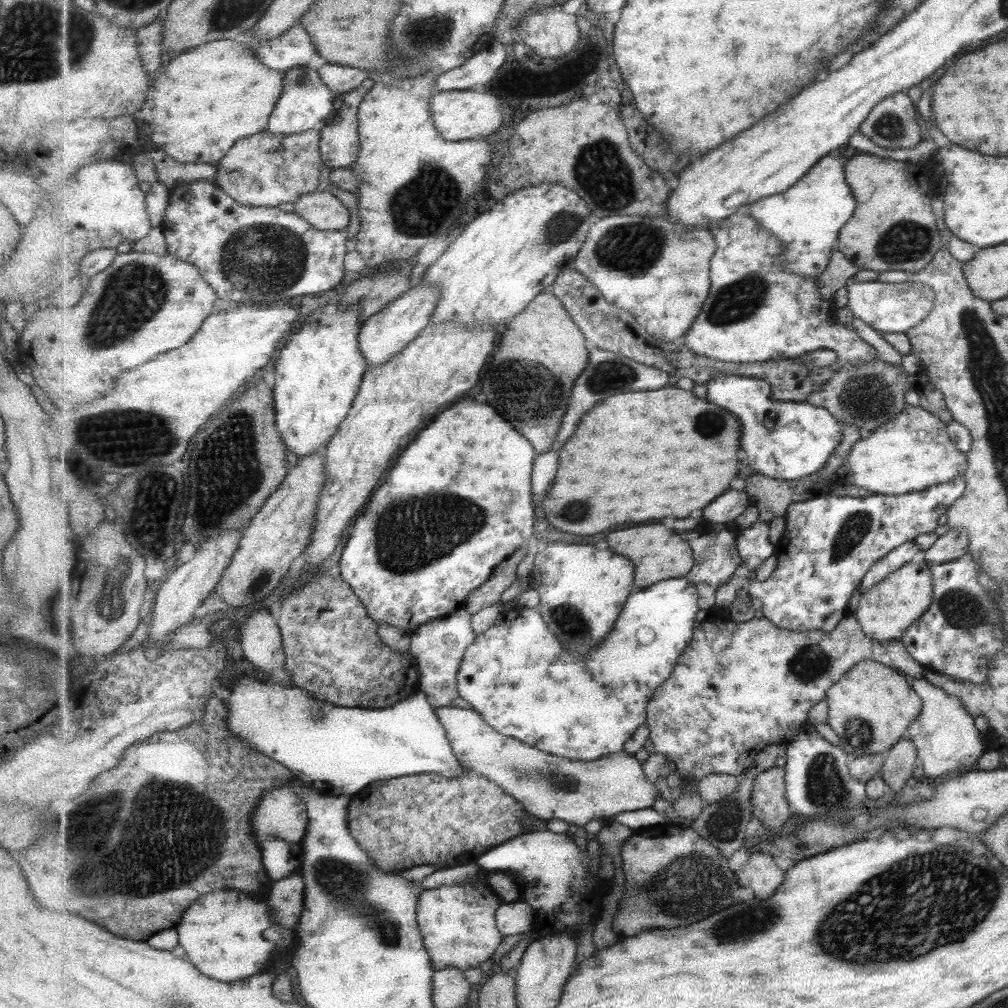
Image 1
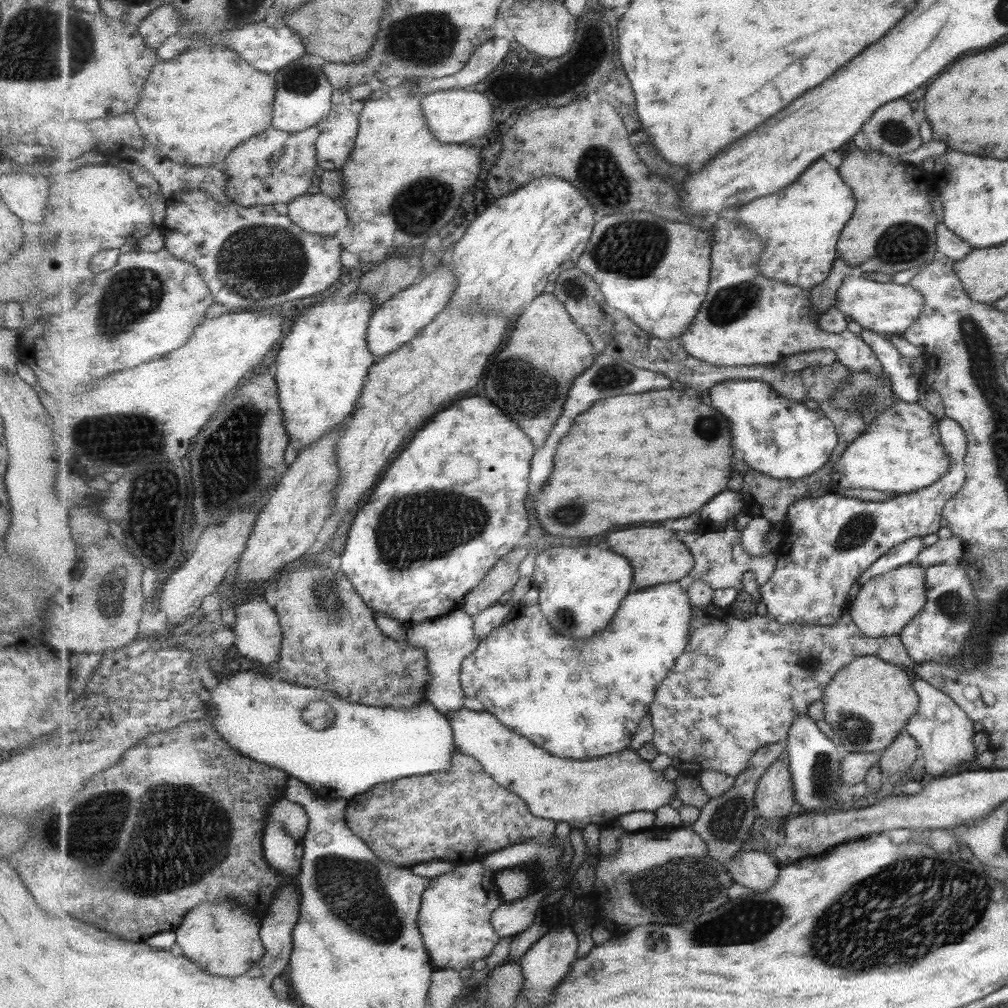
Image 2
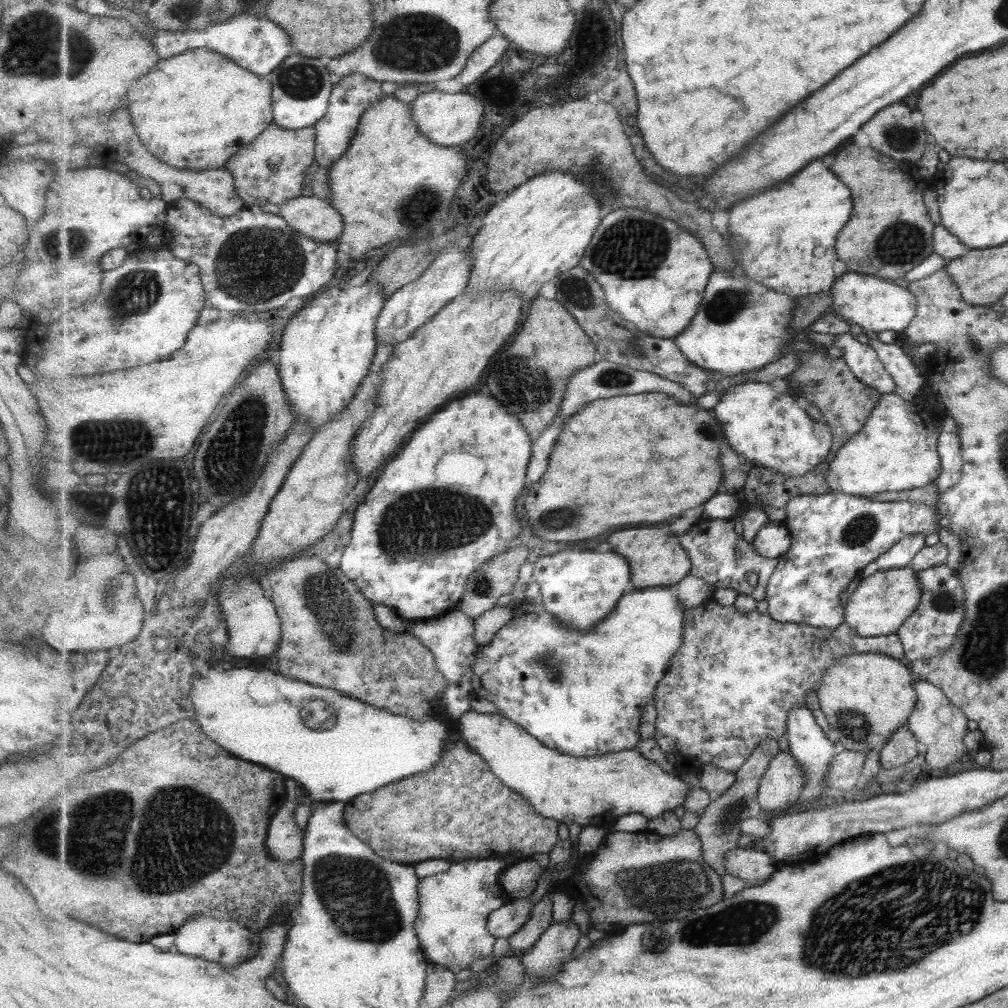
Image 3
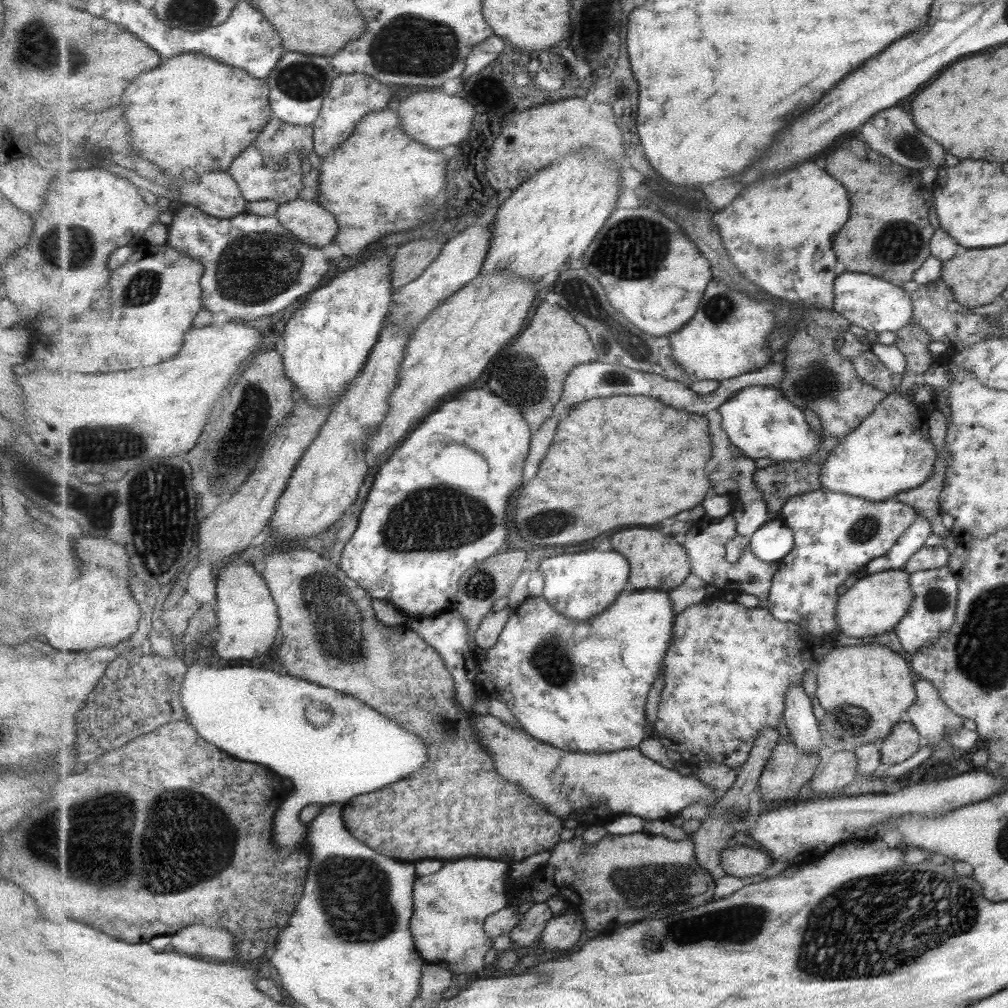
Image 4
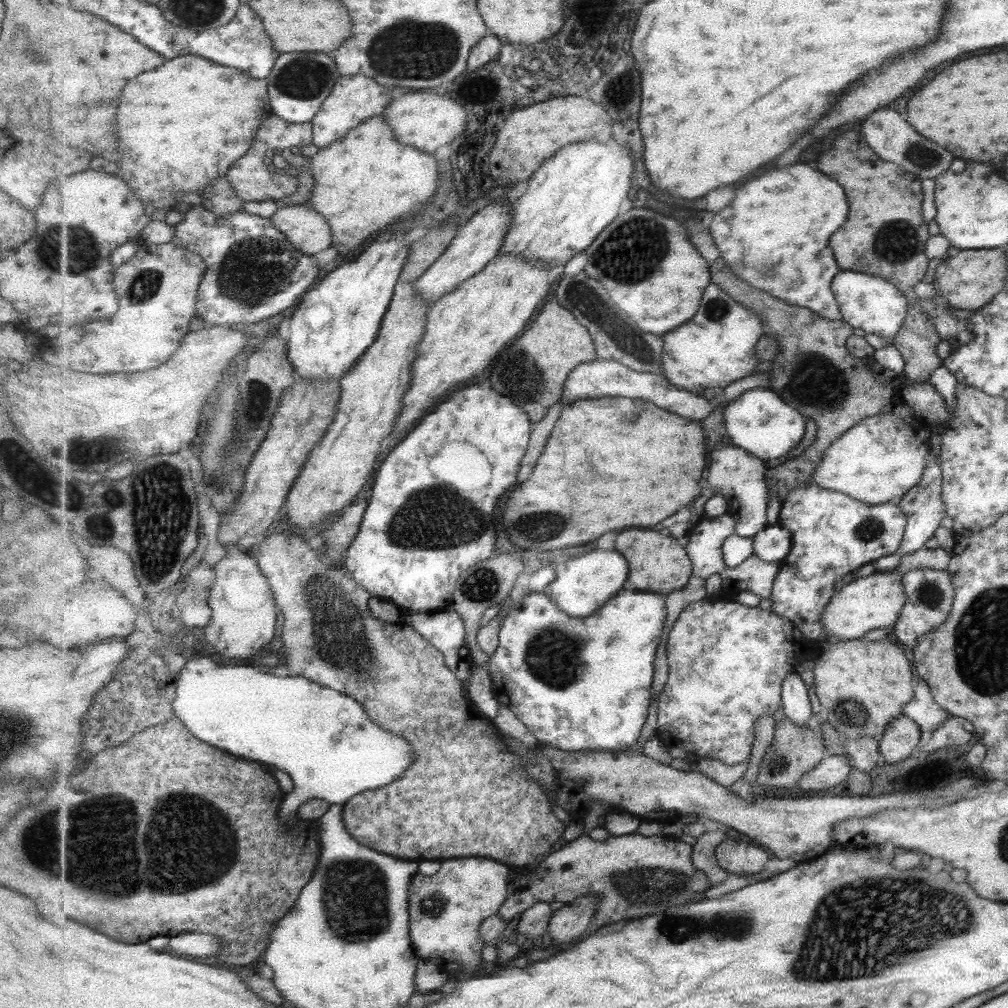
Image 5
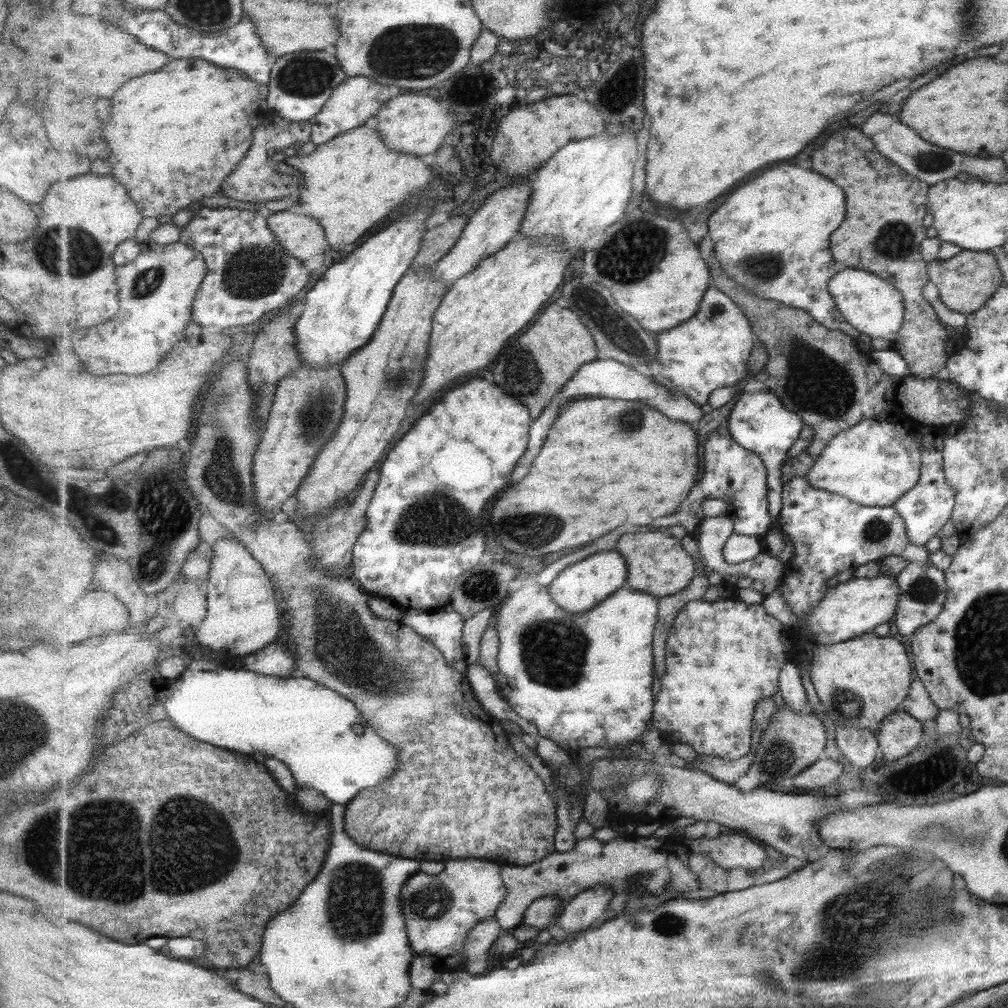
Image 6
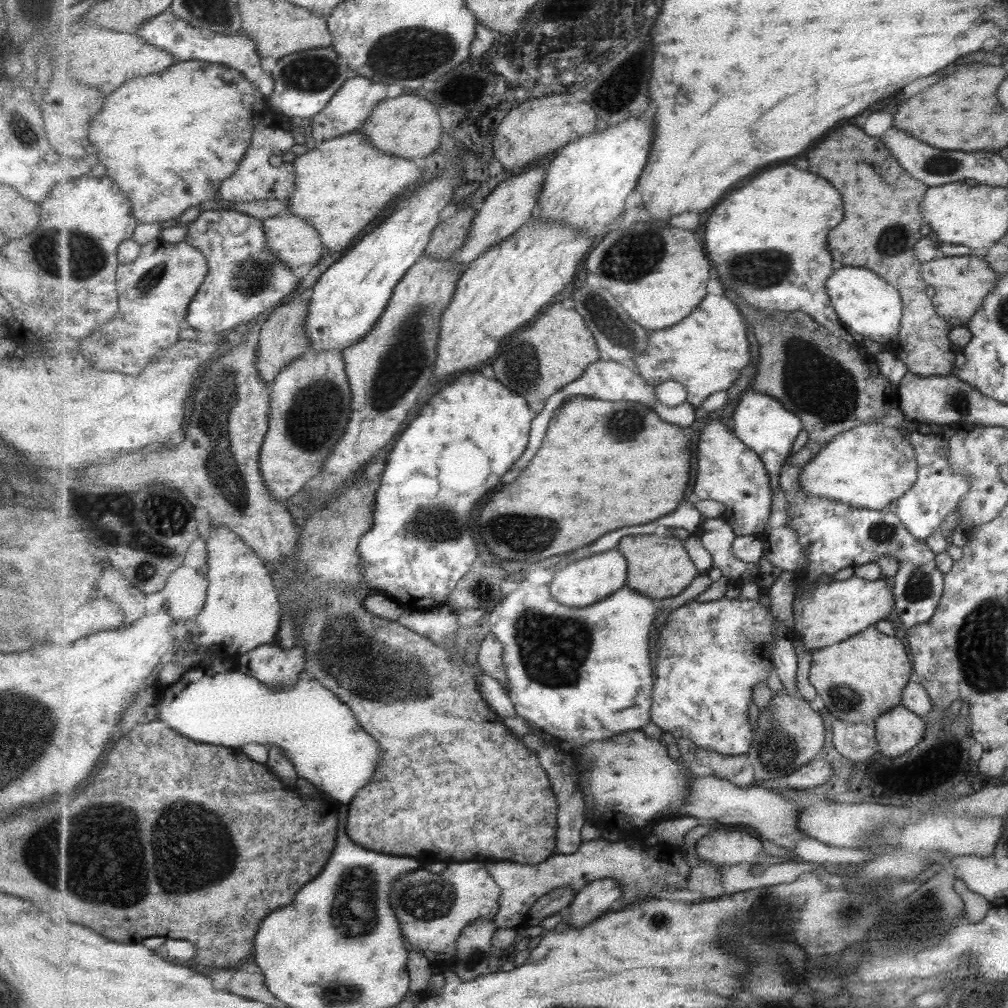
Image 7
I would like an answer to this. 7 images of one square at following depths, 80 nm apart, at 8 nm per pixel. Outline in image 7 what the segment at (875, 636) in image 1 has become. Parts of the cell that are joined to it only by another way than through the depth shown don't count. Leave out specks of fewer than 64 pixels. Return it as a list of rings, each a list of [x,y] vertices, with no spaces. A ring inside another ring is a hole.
[[[859,572],[855,573],[848,580],[832,581],[819,584],[814,592],[805,594],[805,597],[797,595],[793,600],[793,628],[794,636],[803,640],[804,648],[813,654],[817,649],[838,645],[849,640],[852,636],[861,634],[867,627],[875,626],[879,620],[883,620],[891,606],[894,606],[894,596],[891,596],[892,589],[883,582],[883,578],[878,580],[864,580]]]

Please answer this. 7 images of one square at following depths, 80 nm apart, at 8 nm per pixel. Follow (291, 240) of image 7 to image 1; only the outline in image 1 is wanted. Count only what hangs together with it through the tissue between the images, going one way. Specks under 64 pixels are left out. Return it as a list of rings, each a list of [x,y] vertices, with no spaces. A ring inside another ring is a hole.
[[[329,191],[303,195],[294,204],[294,213],[308,220],[315,228],[340,231],[351,224],[349,208]]]

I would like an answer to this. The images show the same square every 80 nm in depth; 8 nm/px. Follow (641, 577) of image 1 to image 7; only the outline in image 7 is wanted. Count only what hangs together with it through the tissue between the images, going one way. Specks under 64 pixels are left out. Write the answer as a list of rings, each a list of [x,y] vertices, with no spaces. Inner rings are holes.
[[[625,536],[619,544],[619,550],[629,560],[629,582],[627,586],[648,597],[663,600],[679,596],[698,578],[700,572],[685,550],[683,542],[677,538],[661,536]]]

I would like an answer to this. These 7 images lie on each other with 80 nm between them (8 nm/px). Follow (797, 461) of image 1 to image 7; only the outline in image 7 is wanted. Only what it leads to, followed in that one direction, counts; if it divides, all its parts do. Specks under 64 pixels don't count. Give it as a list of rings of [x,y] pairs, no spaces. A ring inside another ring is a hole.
[[[749,390],[735,408],[732,419],[734,420],[734,433],[749,448],[758,452],[766,464],[766,469],[770,472],[771,488],[773,488],[775,496],[779,490],[782,490],[780,483],[782,468],[793,454],[791,448],[793,448],[797,436],[801,434],[801,430],[804,429],[802,417],[791,412],[782,401],[775,397]]]

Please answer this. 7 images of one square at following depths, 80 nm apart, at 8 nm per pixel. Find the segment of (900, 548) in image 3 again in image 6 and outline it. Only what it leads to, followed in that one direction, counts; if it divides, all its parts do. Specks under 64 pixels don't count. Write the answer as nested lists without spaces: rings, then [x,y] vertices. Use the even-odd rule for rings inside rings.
[[[923,448],[923,470],[918,482],[905,494],[902,494],[892,507],[903,519],[909,543],[924,547],[931,536],[940,534],[940,528],[950,518],[954,506],[954,492],[950,485],[946,483],[945,470],[942,468],[941,448]]]

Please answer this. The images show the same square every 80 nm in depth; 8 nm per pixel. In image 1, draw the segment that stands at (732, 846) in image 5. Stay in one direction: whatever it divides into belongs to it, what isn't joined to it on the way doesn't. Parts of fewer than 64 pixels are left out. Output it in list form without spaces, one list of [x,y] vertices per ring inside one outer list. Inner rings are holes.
[[[755,852],[735,870],[740,886],[751,888],[757,898],[767,900],[784,883],[786,872],[777,866],[773,854]]]

